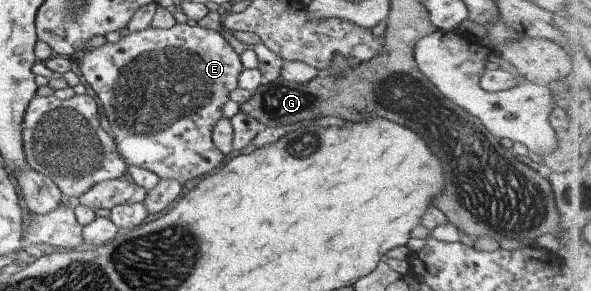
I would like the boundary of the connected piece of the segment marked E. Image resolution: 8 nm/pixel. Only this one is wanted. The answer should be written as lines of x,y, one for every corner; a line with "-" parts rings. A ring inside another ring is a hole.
195,23
175,24
169,30
159,30
148,27
146,29
129,32
129,35
123,36
117,43
106,43
99,48
89,48
85,50
83,58
78,62
79,68
85,82
91,86
97,98
99,98
101,111
105,114
111,124
111,132
117,146
117,152
121,154
125,164
128,166
139,166
140,168
153,172
159,179
177,180
181,185
199,178
203,174
210,174
219,169
223,164
224,155
217,150
217,146
212,142
212,133
215,124
222,118
223,106
229,101
229,94
235,88
238,88
237,78
243,69
239,54
233,50
231,44
221,35
222,30
207,30

